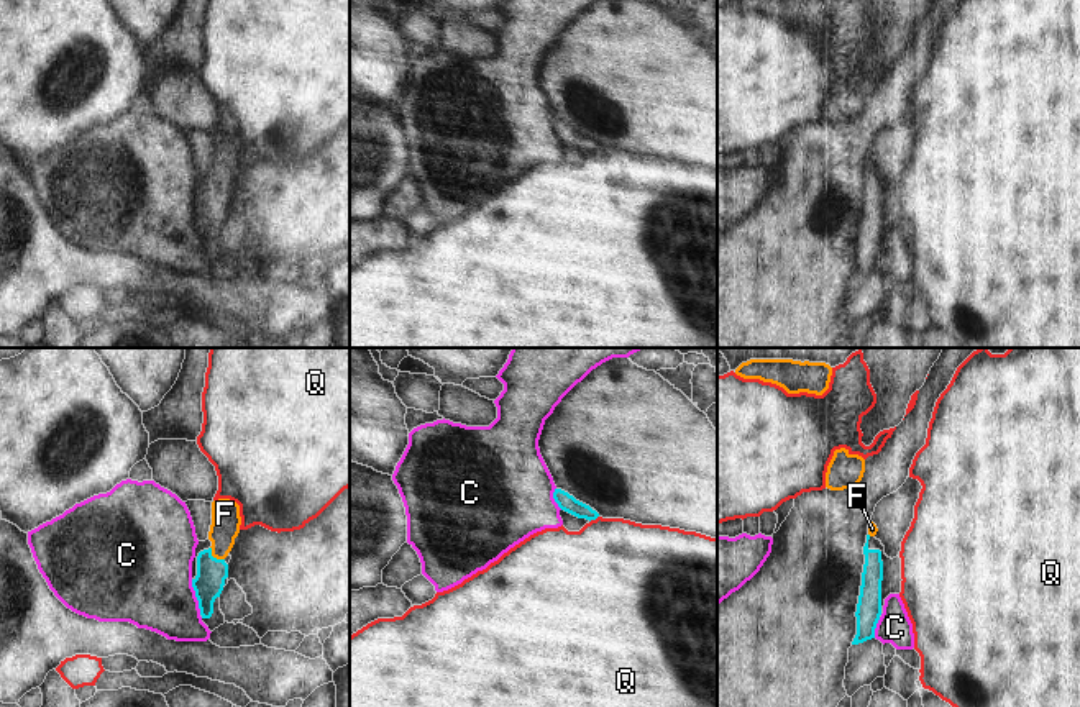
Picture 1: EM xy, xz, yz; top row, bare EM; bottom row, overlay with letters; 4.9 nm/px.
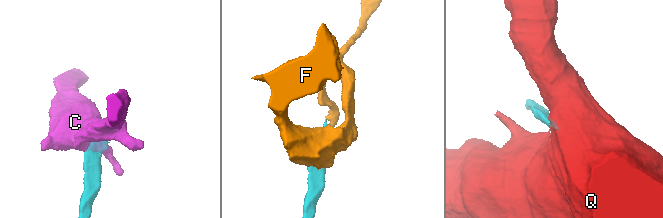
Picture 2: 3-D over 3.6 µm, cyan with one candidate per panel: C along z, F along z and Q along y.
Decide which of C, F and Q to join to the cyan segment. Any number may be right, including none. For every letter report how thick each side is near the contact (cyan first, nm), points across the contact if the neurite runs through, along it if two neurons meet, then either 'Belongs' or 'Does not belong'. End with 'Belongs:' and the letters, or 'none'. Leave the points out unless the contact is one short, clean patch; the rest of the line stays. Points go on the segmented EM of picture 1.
C: Thickness 150 nm (cyan) against 440 nm. Does not belong
F: Thickness 150 nm (cyan) against 140 nm. Path across: xy (209, 583), (212, 556), (222, 545), (225, 514). Belongs
Q: Thickness 90 nm (cyan) against 480 nm. Boundary: xz (598, 515), (590, 522). Does not belong
Belongs: F.

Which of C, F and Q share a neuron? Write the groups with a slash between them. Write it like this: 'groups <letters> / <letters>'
groups C / F / Q

